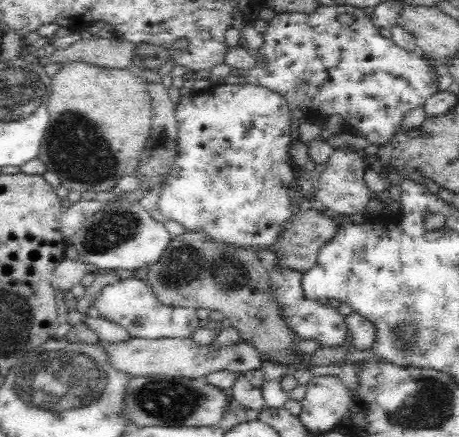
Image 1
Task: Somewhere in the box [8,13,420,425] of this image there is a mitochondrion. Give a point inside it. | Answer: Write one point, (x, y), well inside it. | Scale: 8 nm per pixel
(62, 381)

